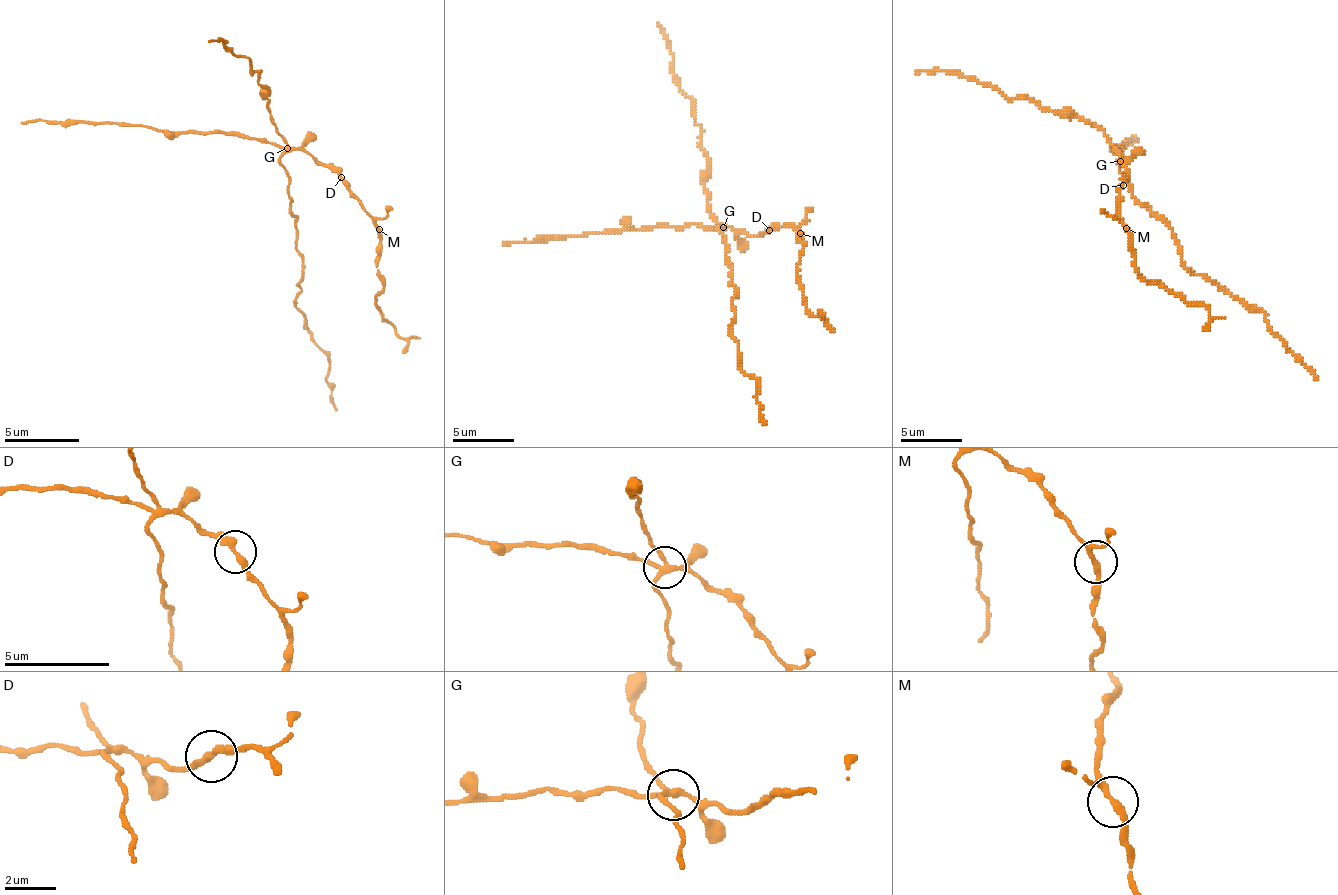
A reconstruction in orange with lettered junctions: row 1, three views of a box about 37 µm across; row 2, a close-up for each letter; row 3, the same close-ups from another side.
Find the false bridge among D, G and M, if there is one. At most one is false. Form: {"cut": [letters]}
{"cut": ["G"]}

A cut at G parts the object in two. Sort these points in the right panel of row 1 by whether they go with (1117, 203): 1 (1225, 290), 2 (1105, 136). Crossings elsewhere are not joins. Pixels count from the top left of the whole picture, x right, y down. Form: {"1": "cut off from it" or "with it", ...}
{"1": "cut off from it", "2": "cut off from it"}

